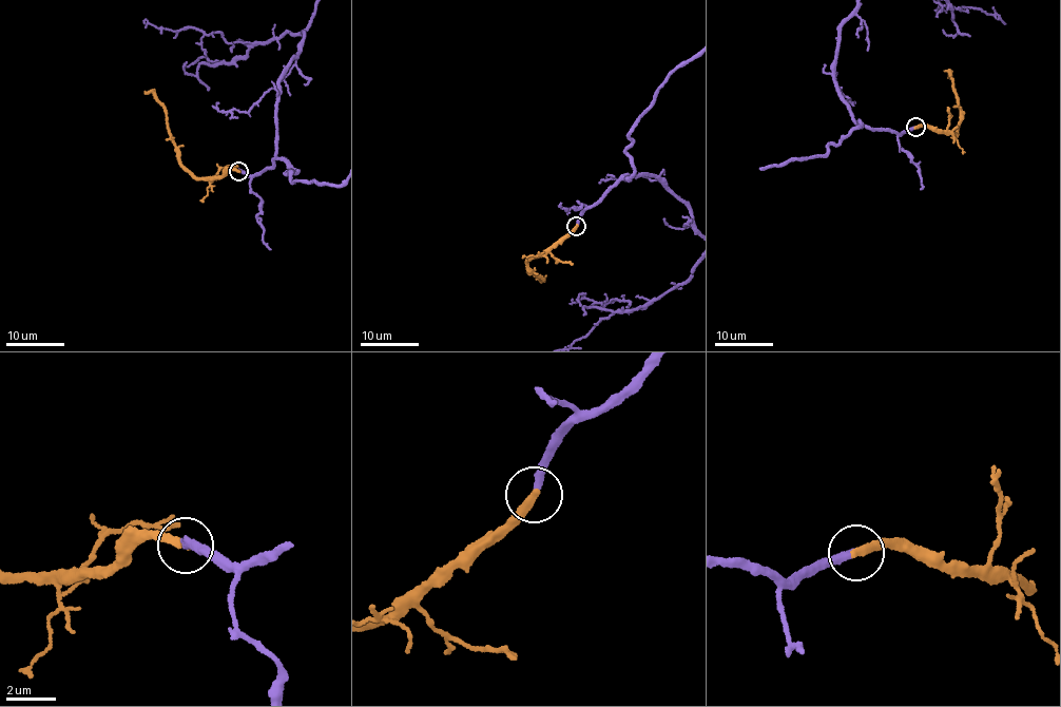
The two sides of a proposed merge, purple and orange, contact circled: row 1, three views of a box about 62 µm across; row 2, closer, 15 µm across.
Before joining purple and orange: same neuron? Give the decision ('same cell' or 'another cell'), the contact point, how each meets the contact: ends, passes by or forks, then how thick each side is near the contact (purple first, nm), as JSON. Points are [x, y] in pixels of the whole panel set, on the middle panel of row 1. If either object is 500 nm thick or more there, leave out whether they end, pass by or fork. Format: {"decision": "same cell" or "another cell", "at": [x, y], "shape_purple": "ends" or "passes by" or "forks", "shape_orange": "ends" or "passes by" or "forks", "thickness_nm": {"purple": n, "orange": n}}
{"decision": "same cell", "at": [576, 226], "shape_purple": "ends", "shape_orange": "ends", "thickness_nm": {"purple": 300, "orange": 320}}

